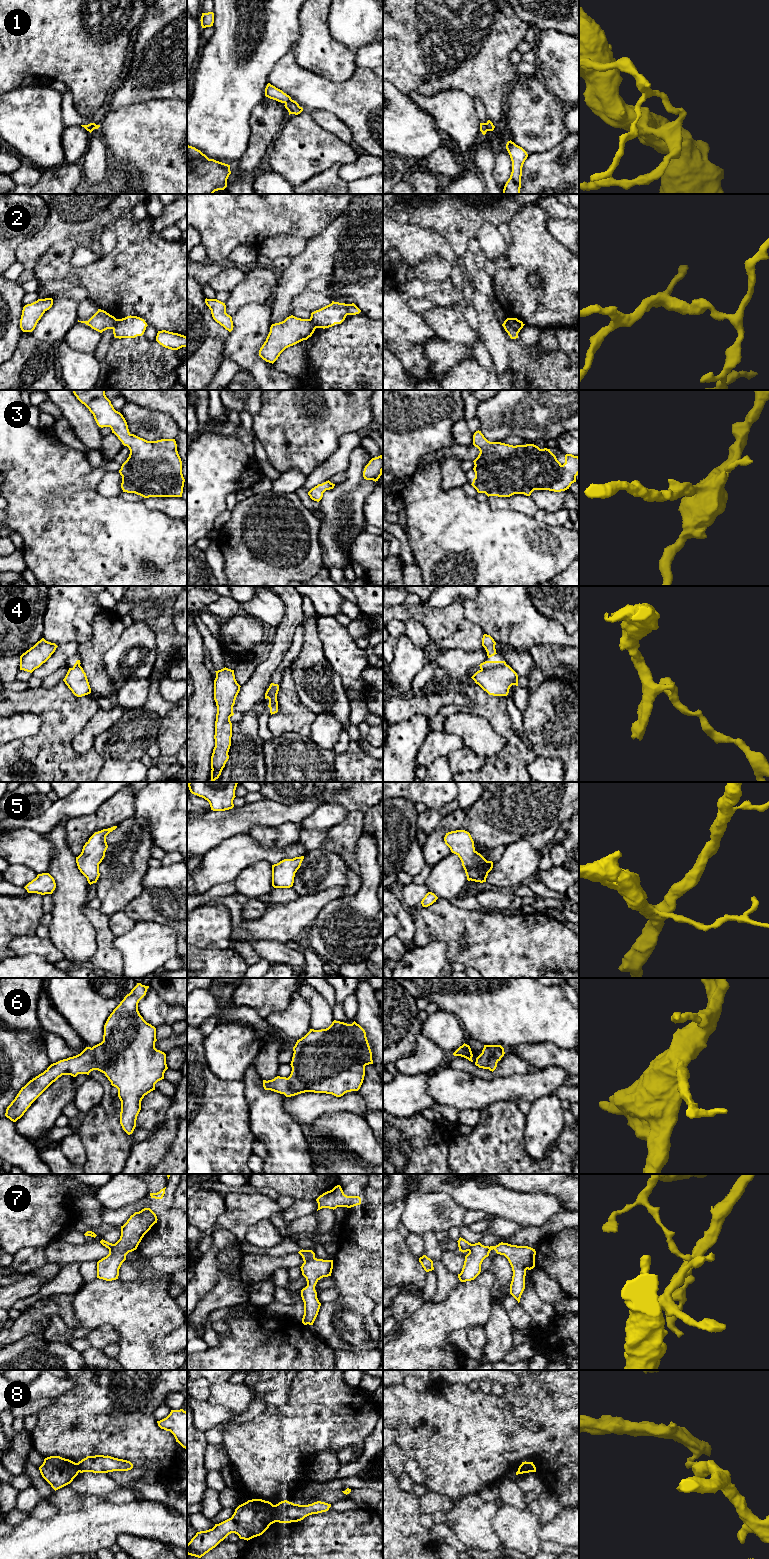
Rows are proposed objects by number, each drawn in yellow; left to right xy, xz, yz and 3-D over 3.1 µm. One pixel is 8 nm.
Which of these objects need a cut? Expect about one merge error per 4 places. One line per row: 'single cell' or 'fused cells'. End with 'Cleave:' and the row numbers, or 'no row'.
1: fused cells
2: fused cells
3: single cell
4: fused cells
5: single cell
6: single cell
7: fused cells
8: fused cells
Cleave: 1, 2, 4, 7, 8

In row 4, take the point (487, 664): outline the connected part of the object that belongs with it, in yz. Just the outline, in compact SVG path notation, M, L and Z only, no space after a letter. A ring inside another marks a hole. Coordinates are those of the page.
M485 661L481 663L479 666L480 666L480 669L491 669L496 667L502 667L505 665L506 665L505 661Z

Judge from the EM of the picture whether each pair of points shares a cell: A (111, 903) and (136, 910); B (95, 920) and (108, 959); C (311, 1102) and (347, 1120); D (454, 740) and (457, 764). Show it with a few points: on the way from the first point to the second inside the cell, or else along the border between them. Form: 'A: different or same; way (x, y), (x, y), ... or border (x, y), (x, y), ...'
A: different; border (142, 891), (123, 910)
B: same; way (102, 930), (105, 938), (105, 949)
C: different; border (356, 1113), (325, 1113), (311, 1124)
D: different; border (463, 747), (447, 755)

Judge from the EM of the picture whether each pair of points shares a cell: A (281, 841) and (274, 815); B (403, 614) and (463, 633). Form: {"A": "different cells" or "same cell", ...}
{"A": "different cells", "B": "same cell"}

